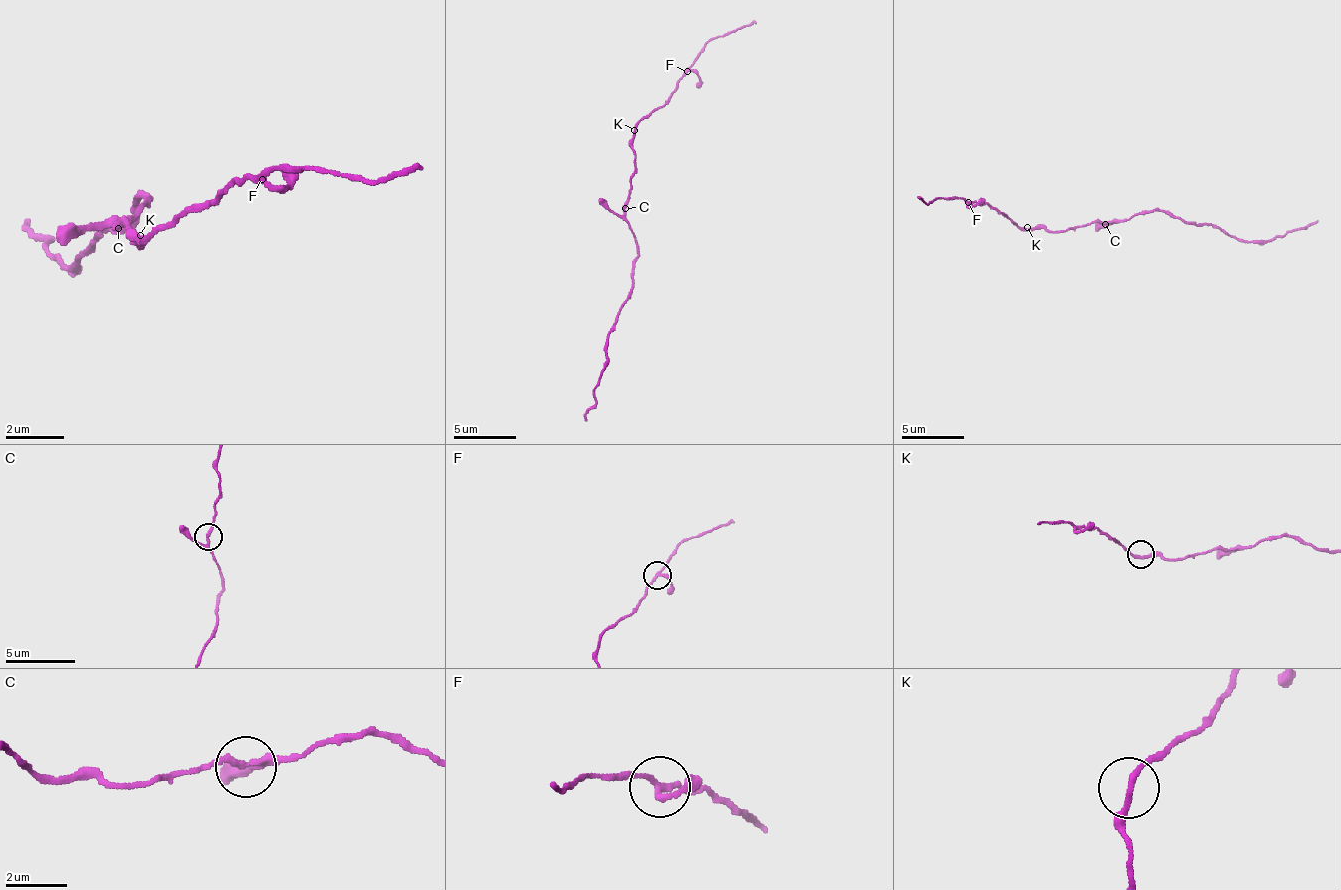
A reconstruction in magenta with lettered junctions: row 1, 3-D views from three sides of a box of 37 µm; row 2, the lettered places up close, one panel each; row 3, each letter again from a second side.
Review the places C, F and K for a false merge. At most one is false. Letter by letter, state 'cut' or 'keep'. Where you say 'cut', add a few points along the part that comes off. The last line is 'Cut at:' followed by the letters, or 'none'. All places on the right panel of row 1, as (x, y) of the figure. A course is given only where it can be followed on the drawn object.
C: keep
F: keep
K: keep
Cut at: none

